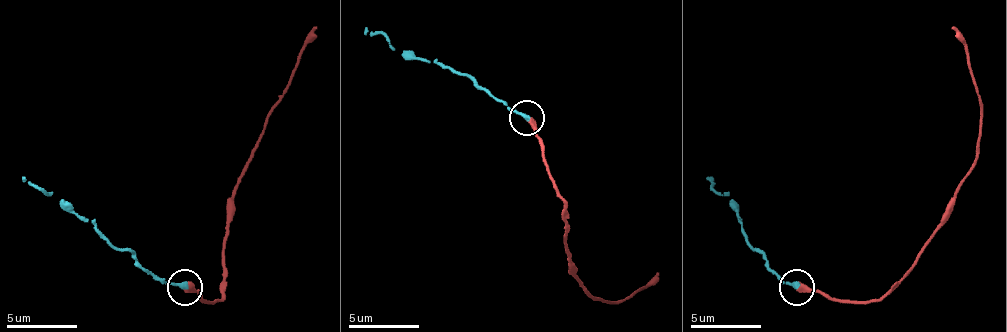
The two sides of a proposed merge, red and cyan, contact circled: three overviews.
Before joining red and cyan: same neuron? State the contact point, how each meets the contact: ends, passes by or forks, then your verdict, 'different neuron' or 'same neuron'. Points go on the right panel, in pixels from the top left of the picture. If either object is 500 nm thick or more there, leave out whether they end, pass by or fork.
place (796, 287); red ends; cyan ends; same neuron

